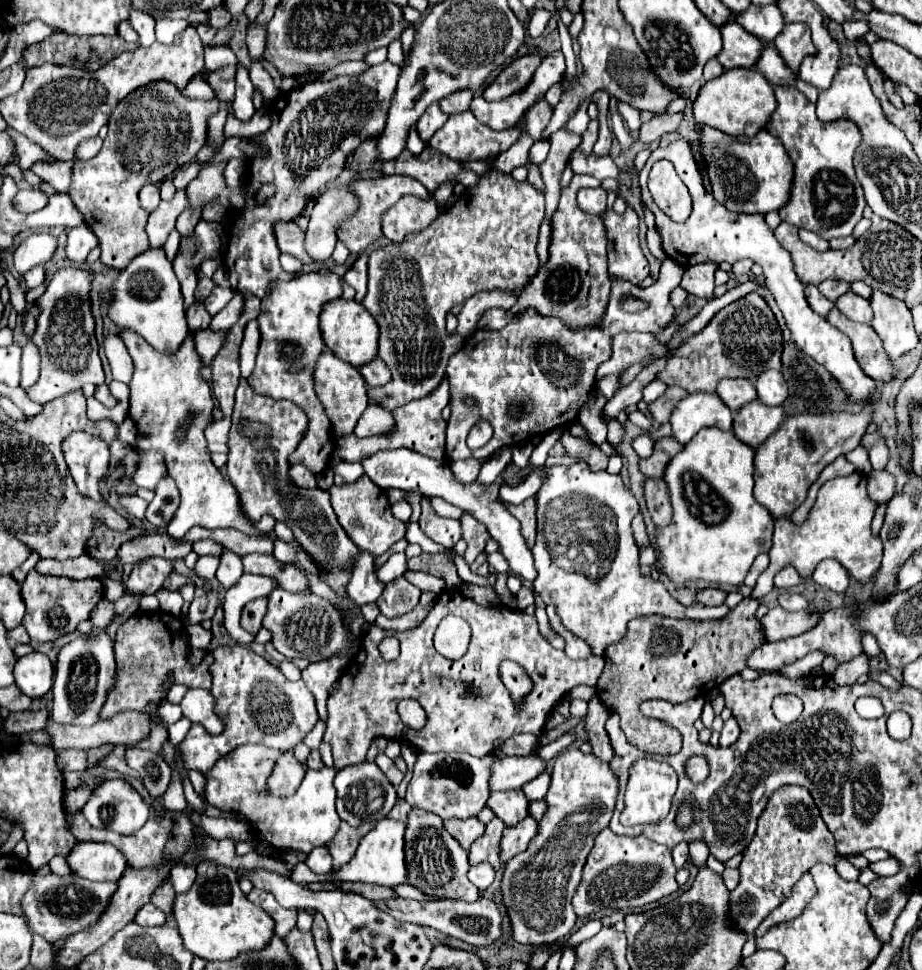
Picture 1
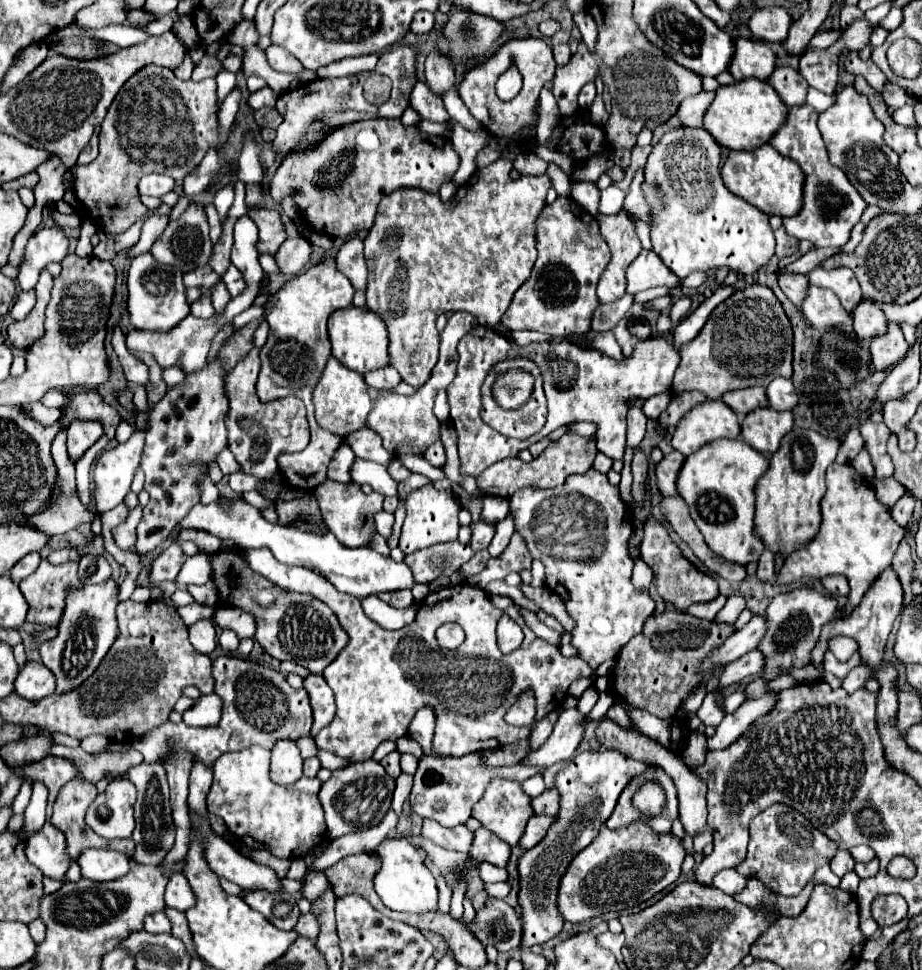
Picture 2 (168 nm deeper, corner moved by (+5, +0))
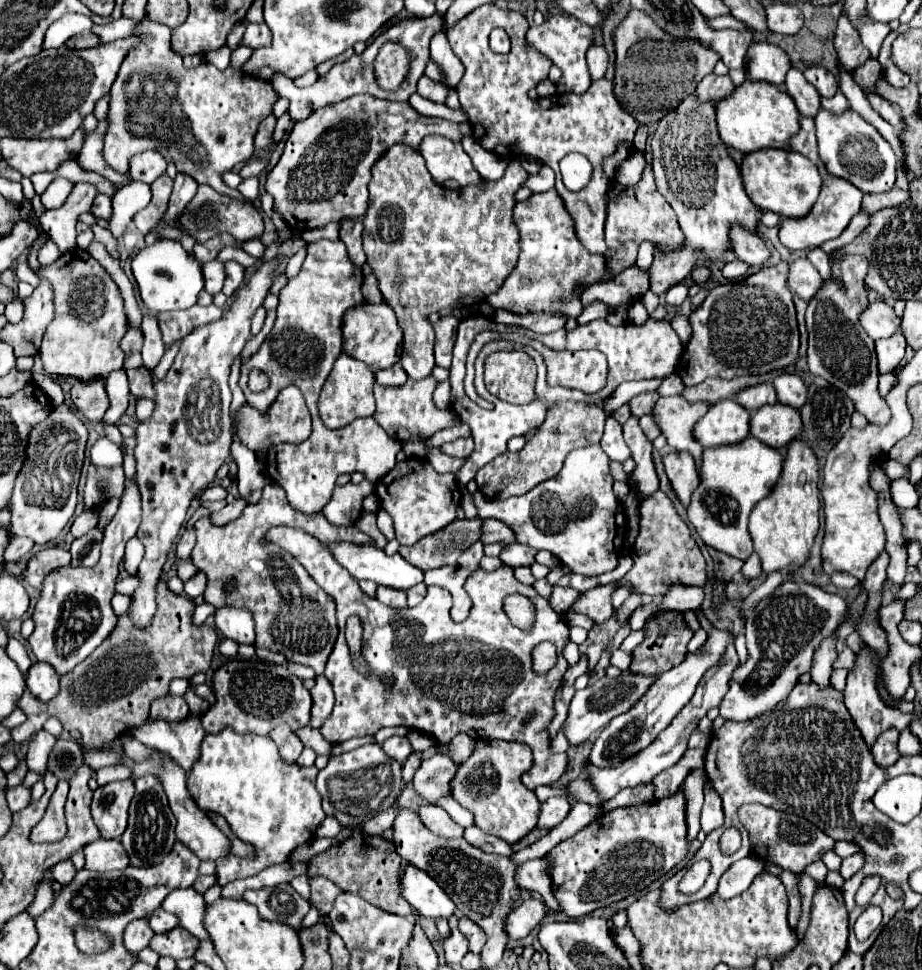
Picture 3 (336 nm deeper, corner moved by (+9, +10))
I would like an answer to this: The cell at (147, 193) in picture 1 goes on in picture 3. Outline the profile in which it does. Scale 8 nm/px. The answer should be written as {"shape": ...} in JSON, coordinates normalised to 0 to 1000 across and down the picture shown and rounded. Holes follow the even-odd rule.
{"shape":[[[156,155],[154,159],[145,159],[145,163],[141,163],[143,186],[165,190],[178,177],[180,177],[180,165],[169,155]]]}

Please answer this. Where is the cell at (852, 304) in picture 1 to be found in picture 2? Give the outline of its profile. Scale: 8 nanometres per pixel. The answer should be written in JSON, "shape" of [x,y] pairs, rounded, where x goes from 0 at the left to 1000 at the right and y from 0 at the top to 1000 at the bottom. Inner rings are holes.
{"shape":[[[933,309],[931,318],[926,318],[924,322],[924,330],[926,330],[926,342],[935,351],[961,342],[961,328],[954,315],[946,309]]]}

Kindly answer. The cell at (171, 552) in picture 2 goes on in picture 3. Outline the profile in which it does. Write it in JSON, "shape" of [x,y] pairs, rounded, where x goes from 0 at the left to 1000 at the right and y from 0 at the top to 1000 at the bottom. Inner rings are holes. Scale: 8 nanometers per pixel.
{"shape":[[[202,544],[200,551],[197,551],[197,555],[195,555],[195,559],[193,559],[193,563],[191,563],[191,573],[197,575],[197,577],[202,577],[206,573],[208,565],[210,565],[210,559],[213,559],[210,544]]]}

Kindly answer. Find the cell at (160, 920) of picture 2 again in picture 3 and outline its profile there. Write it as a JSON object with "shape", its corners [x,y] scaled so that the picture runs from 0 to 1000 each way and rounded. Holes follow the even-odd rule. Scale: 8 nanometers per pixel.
{"shape":[[[174,936],[174,938],[167,938],[167,942],[163,944],[163,957],[165,957],[169,963],[178,963],[178,961],[191,957],[193,953],[195,953],[193,946],[189,946],[189,942],[178,940],[176,936]]]}

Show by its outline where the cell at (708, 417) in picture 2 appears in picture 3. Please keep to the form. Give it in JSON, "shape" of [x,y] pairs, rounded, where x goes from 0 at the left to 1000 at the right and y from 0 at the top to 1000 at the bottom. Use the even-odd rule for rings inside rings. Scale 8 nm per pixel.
{"shape":[[[794,410],[770,419],[766,429],[753,439],[753,452],[764,462],[800,458],[813,449],[813,425]]]}

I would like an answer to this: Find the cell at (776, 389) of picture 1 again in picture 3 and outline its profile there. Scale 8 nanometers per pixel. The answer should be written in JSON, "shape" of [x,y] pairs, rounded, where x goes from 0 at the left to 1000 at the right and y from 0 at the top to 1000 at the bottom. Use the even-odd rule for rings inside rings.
{"shape":[[[846,386],[839,390],[839,400],[844,406],[844,414],[868,423],[874,416],[874,396],[866,386]]]}

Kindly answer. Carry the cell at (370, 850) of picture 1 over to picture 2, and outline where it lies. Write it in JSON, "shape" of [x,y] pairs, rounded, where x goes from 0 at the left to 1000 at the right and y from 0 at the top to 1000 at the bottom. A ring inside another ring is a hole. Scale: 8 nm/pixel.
{"shape":[[[421,862],[408,872],[406,880],[414,887],[414,895],[410,897],[410,903],[406,903],[406,915],[421,936],[432,940],[451,940],[451,942],[473,938],[475,932],[473,907],[464,897],[464,893],[460,891],[458,878],[447,874],[447,870],[436,862],[427,862],[427,864]]]}

